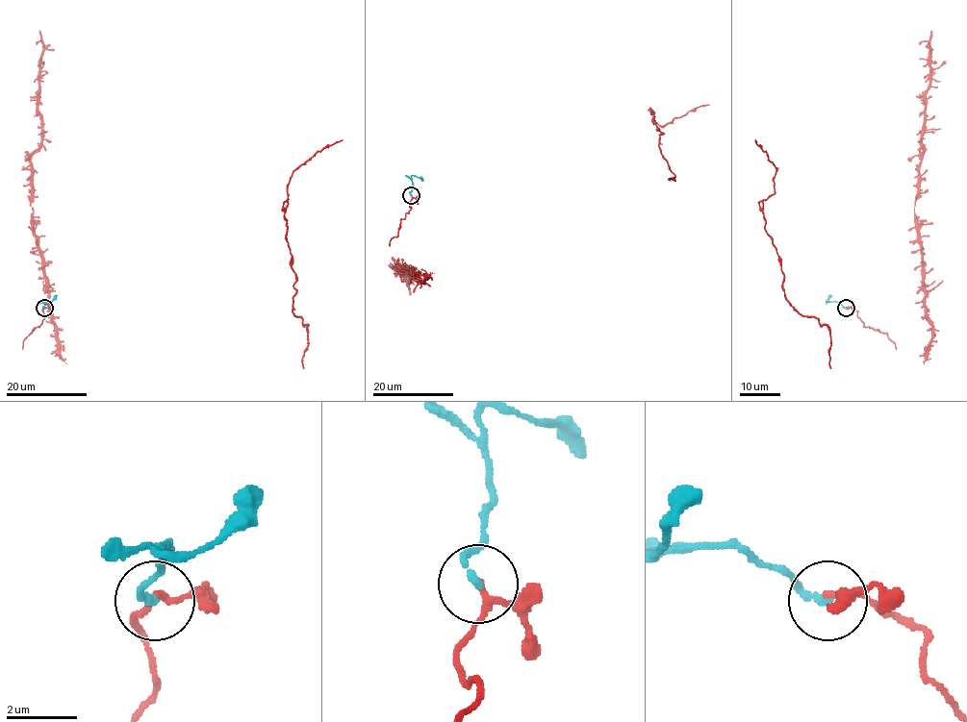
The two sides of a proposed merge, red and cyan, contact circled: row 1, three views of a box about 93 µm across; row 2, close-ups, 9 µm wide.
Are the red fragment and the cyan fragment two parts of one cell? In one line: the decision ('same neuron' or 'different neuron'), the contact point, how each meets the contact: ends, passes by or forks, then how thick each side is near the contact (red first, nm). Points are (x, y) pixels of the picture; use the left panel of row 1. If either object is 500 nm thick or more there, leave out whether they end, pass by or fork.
same neuron; at (44, 308); red passes by; cyan ends there; 140 nm thick on the red side, 220 nm on the other

